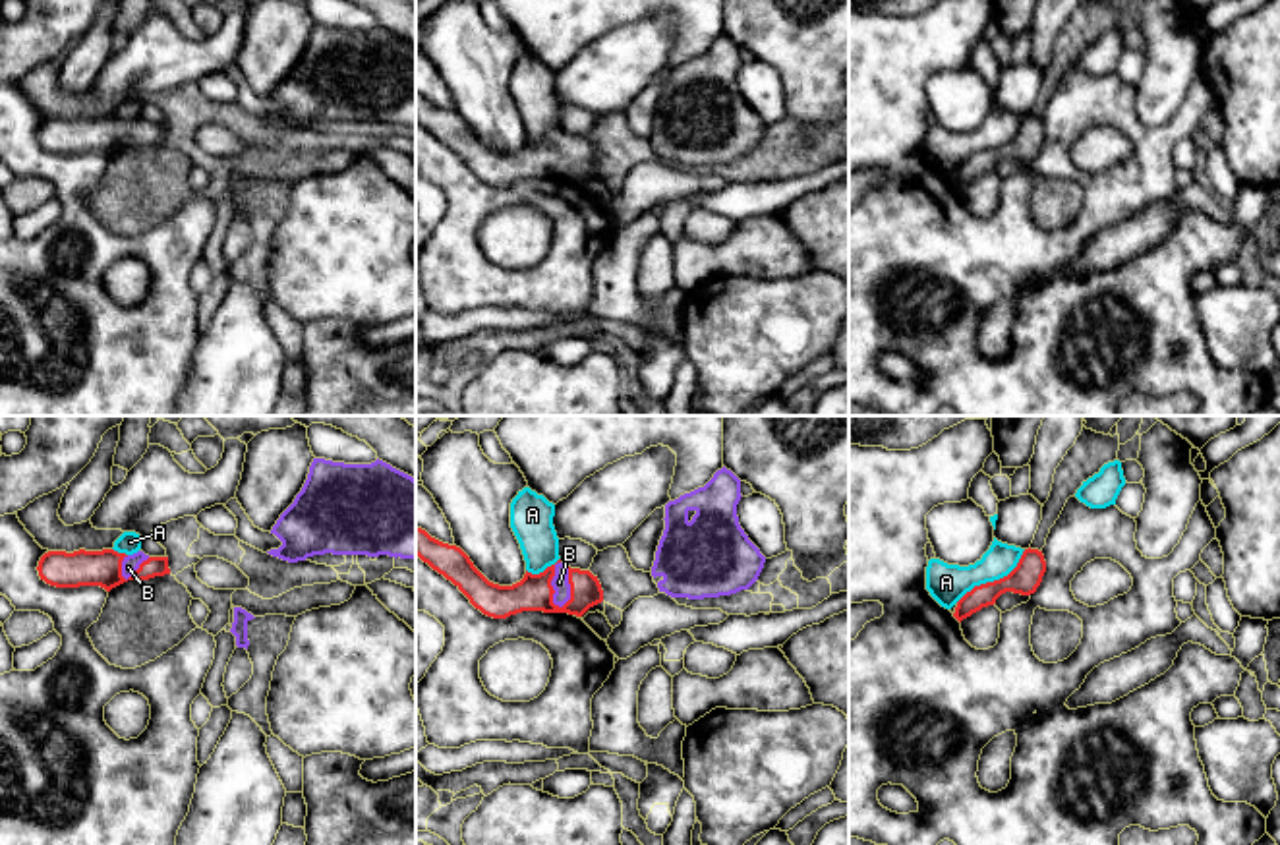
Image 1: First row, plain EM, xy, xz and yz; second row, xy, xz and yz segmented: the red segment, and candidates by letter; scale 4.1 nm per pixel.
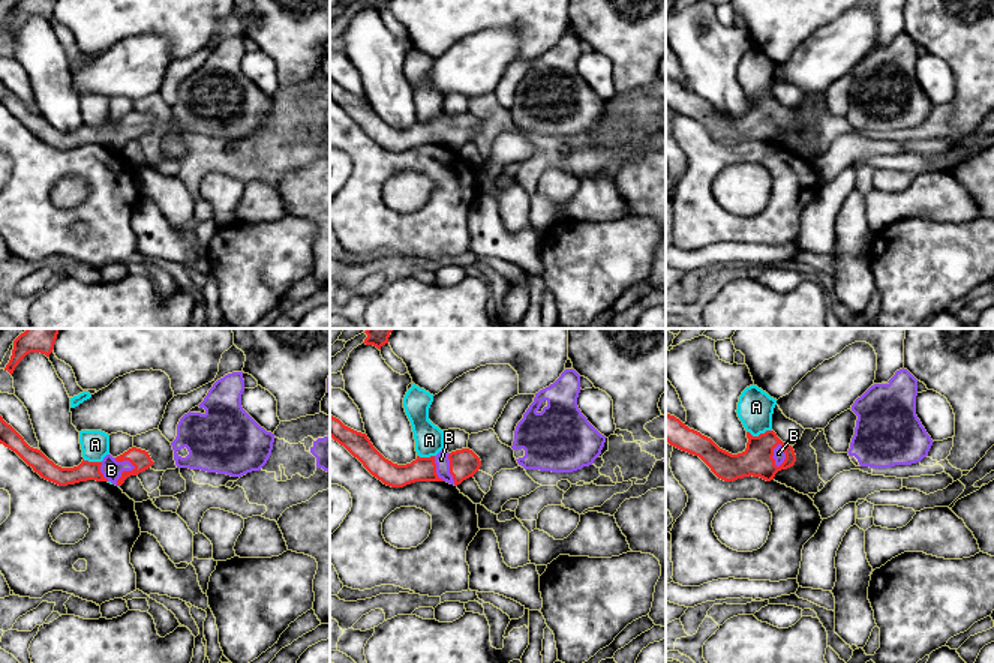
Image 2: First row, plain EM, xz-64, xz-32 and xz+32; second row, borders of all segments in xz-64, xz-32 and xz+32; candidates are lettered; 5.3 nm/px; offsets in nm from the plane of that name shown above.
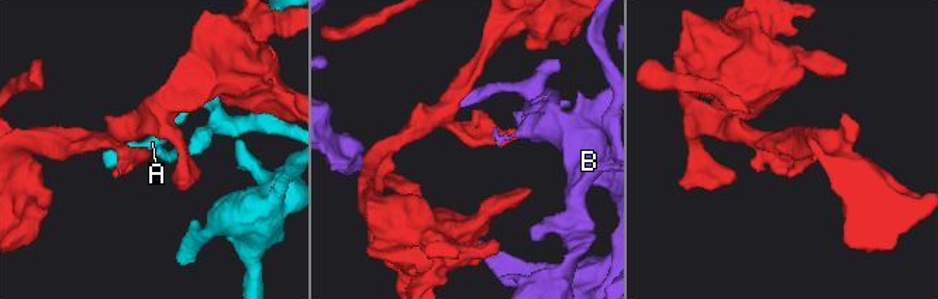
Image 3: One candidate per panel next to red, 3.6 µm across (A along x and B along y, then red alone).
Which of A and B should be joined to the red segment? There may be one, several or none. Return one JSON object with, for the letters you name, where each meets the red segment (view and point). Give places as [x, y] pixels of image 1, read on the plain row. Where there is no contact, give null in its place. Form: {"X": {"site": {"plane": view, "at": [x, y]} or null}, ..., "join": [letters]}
{"B": {"site": {"plane": "xz", "at": [552, 153]}}, "join": ["B"]}

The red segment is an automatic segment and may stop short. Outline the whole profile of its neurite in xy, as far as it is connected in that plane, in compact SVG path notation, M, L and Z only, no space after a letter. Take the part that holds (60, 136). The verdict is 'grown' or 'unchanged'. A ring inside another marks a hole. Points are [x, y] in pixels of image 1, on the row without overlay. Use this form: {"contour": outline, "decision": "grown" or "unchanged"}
{"contour": "M48 118L39 128L39 143L56 155L101 153L106 159L128 147L149 147L170 141L168 124L102 118Z", "decision": "grown"}

